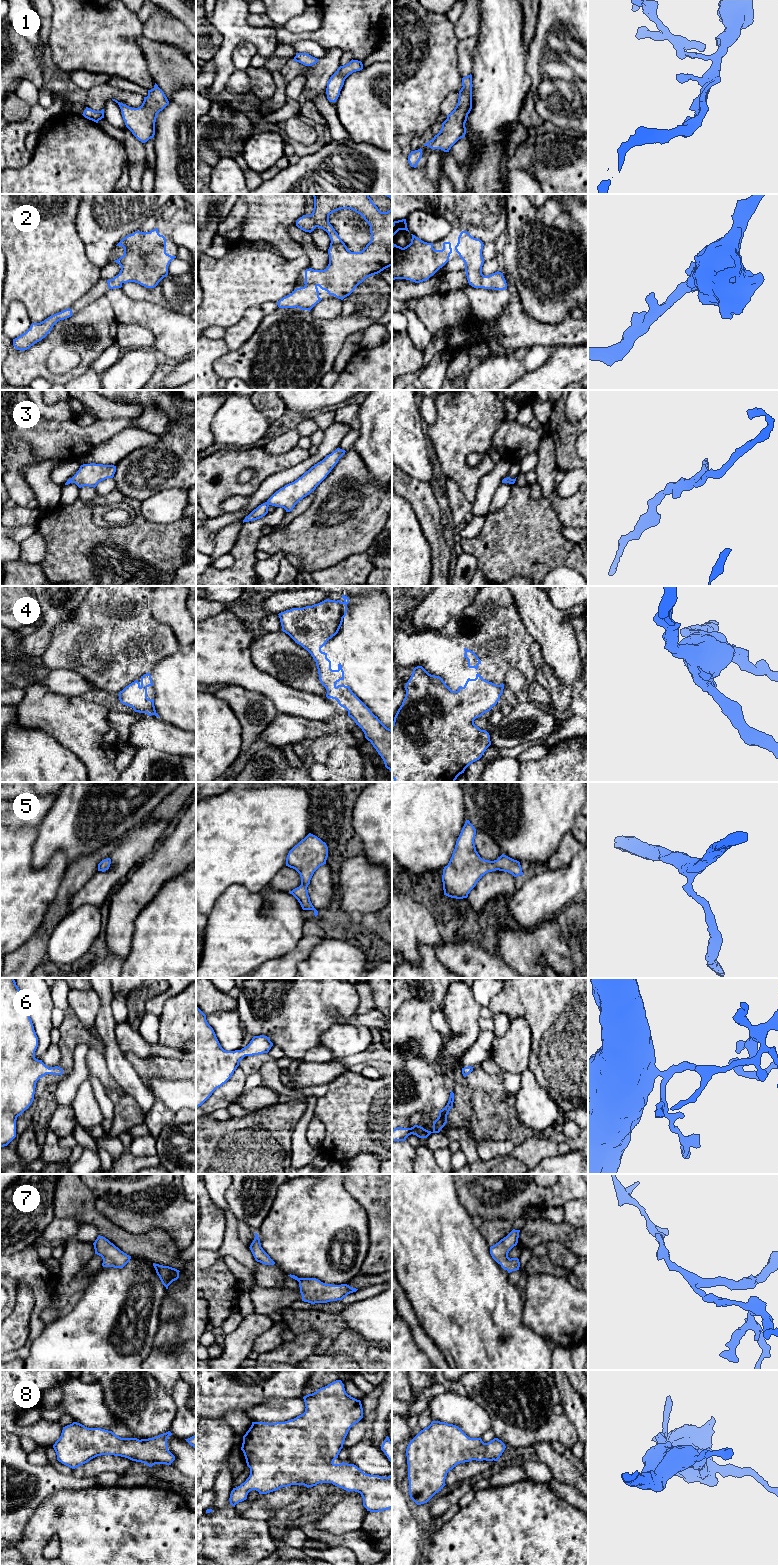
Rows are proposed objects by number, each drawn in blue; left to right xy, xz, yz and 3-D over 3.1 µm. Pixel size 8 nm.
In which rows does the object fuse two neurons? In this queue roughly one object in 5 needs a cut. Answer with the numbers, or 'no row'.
no row

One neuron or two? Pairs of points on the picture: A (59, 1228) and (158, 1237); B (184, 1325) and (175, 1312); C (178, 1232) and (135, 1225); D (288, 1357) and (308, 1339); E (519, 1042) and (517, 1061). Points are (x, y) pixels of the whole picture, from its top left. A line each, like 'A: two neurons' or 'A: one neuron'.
A: two neurons
B: two neurons
C: one neuron
D: one neuron
E: one neuron

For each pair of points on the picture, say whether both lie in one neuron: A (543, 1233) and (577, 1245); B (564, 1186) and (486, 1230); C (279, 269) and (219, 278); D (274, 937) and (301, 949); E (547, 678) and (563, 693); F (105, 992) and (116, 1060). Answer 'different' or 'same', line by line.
A: same
B: different
C: same
D: different
E: same
F: same

